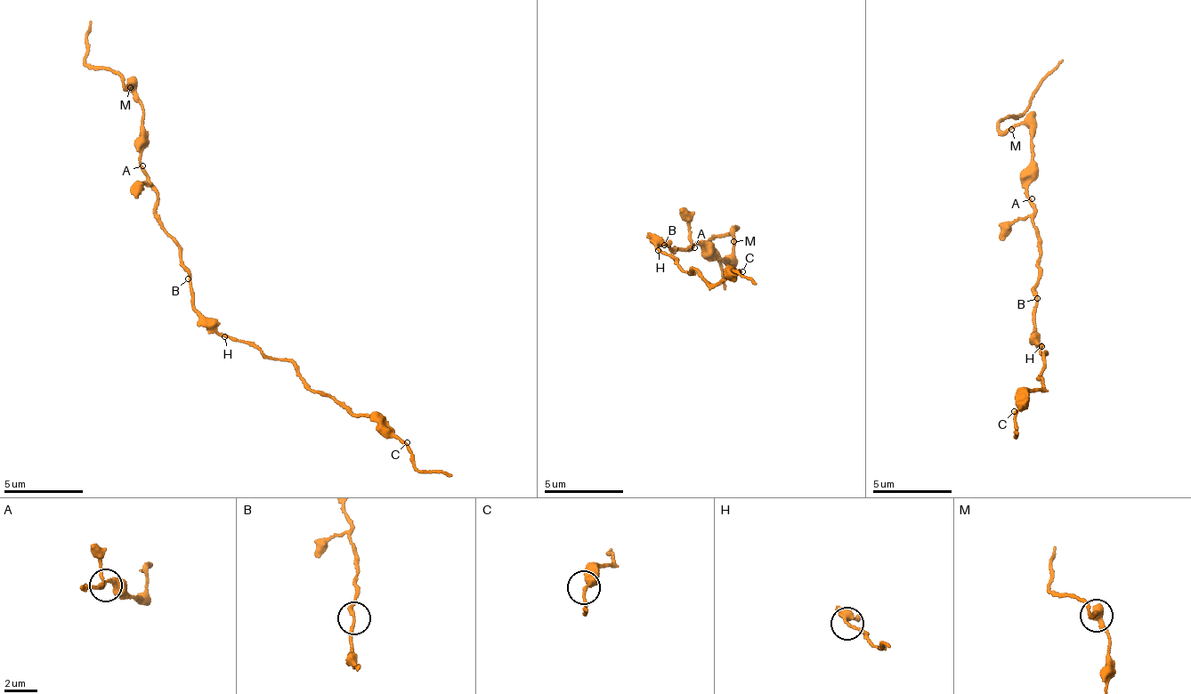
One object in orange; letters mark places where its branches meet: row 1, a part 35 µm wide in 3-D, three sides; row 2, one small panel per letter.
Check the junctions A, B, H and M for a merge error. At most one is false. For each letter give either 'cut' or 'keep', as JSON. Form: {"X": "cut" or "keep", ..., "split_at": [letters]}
{"A": "keep", "B": "keep", "H": "keep", "M": "keep", "split_at": []}

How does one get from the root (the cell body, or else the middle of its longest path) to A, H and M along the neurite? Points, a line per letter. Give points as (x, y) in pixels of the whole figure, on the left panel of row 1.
A: (191, 274), (179, 255), (179, 240), (161, 225), (161, 218), (156, 213), (157, 189), (142, 165)
H: (191, 274), (191, 309), (197, 317), (224, 337)
M: (191, 274), (179, 255), (179, 240), (156, 213), (157, 189), (141, 161), (142, 100), (130, 87)

